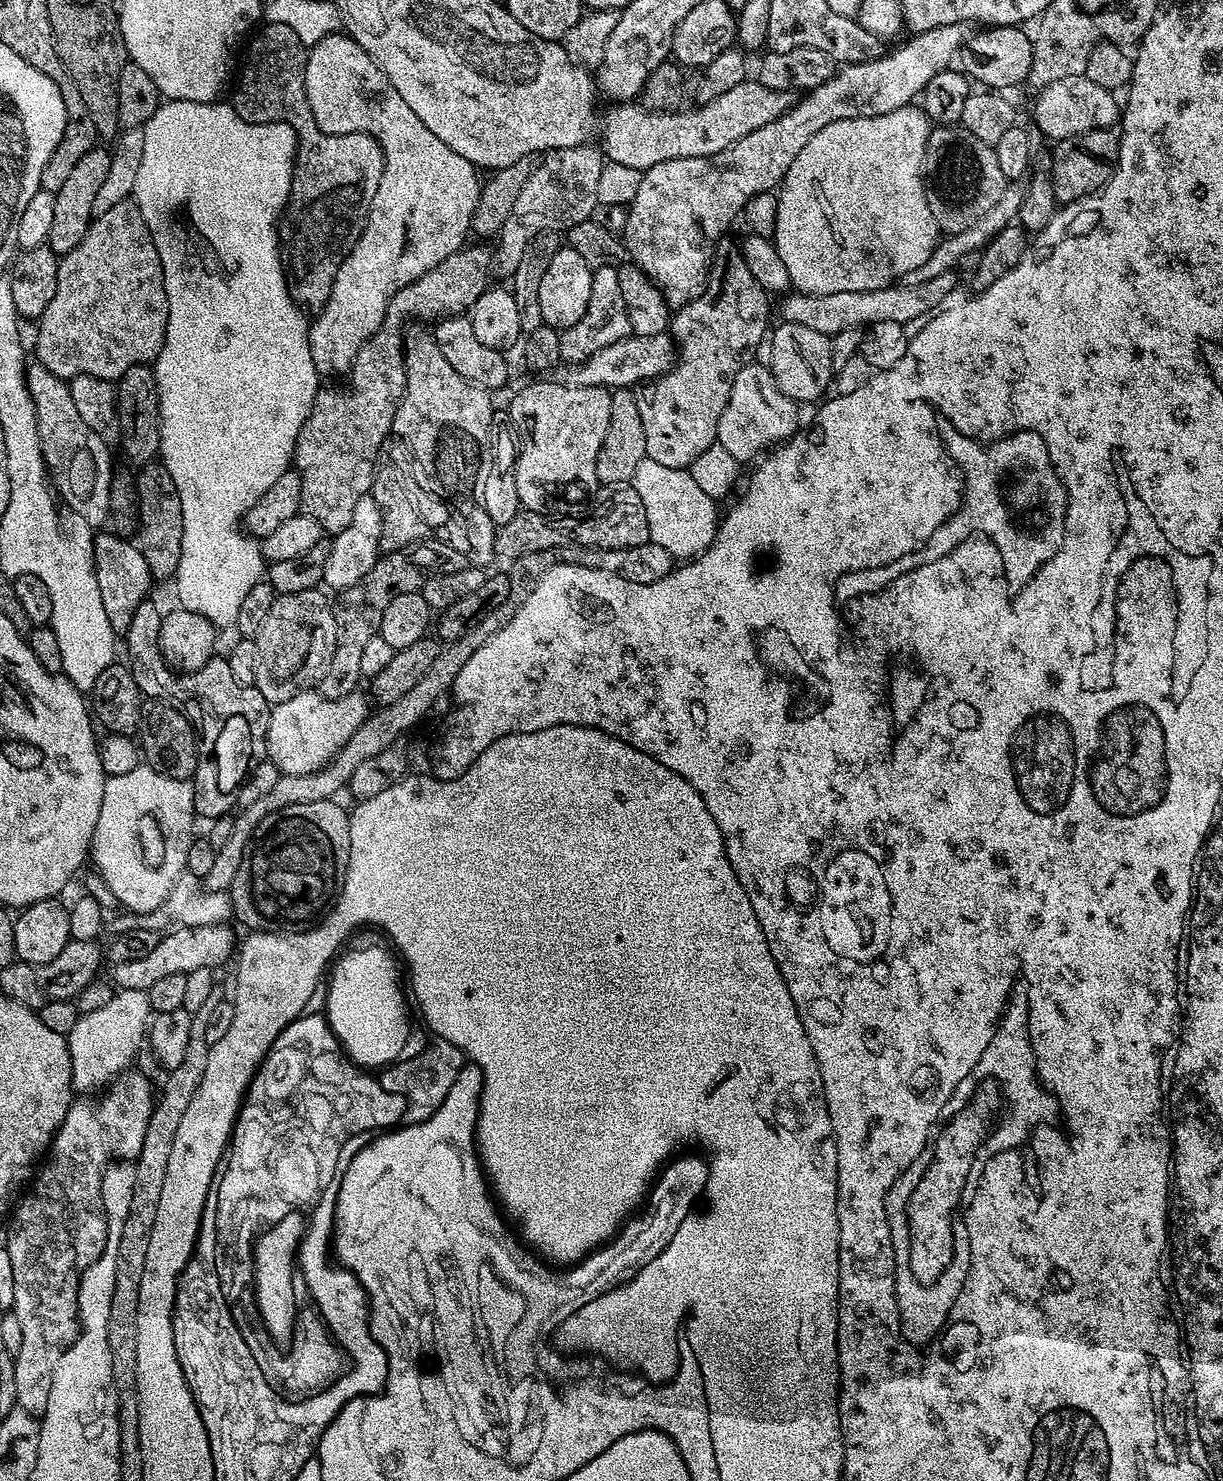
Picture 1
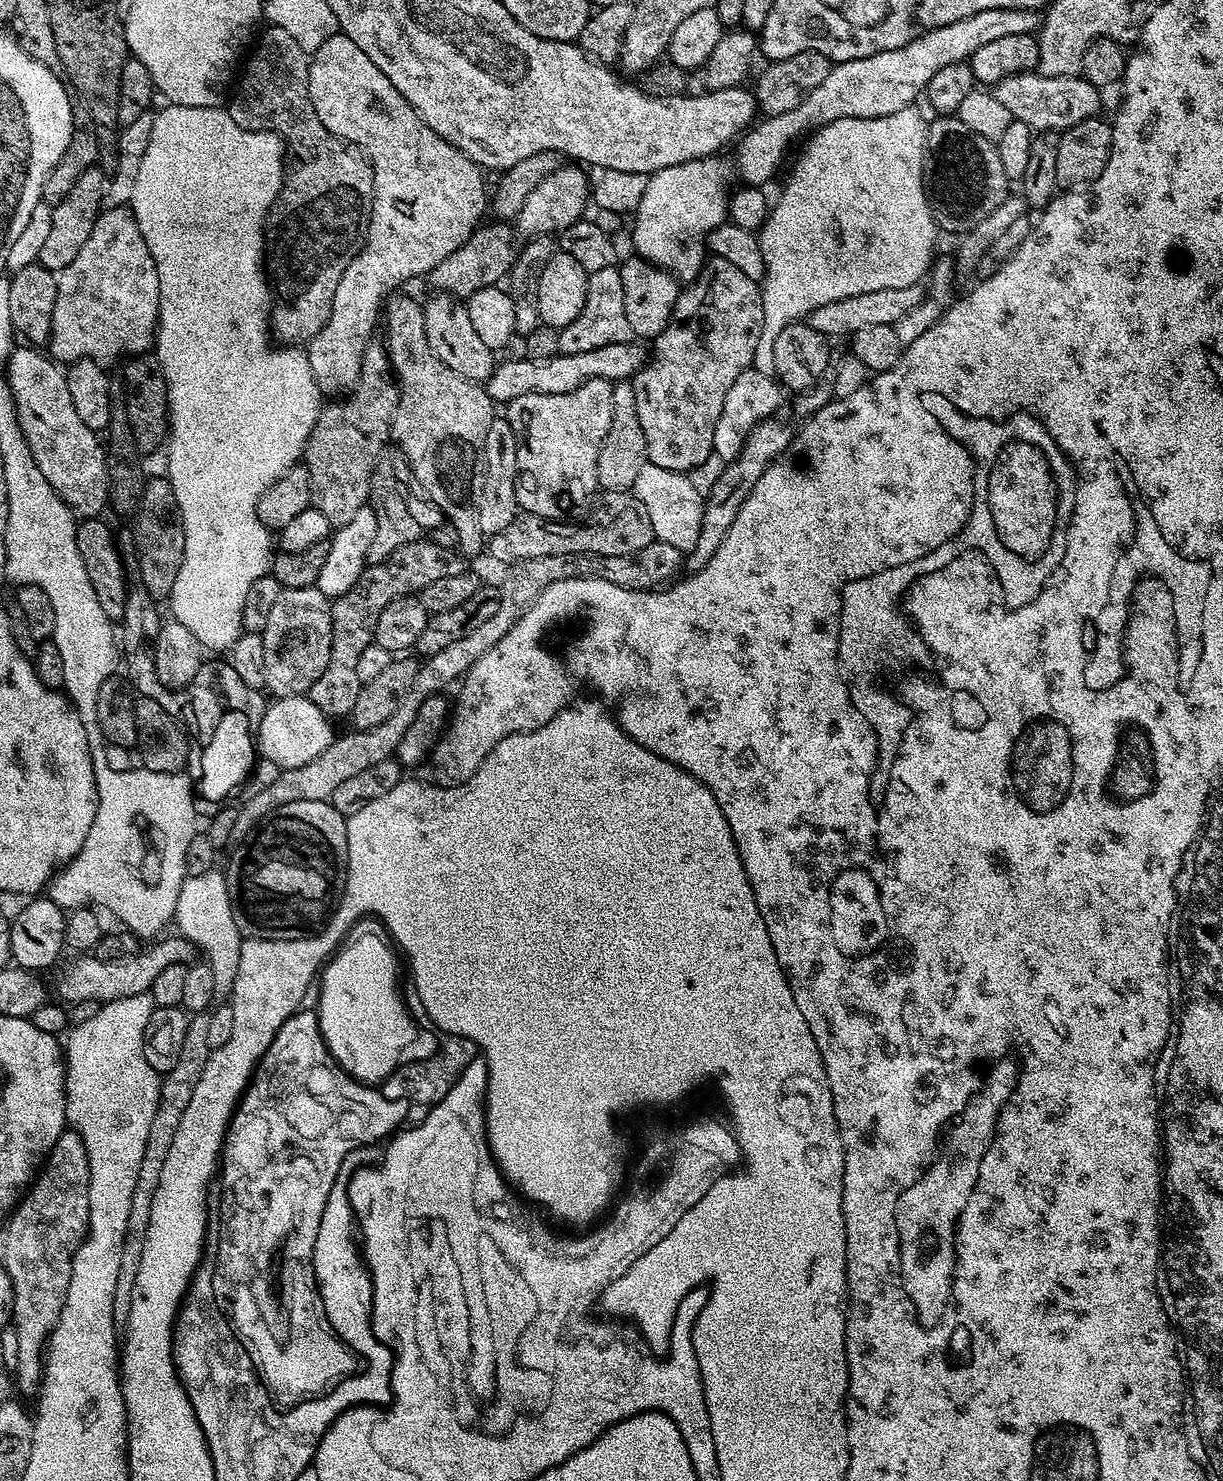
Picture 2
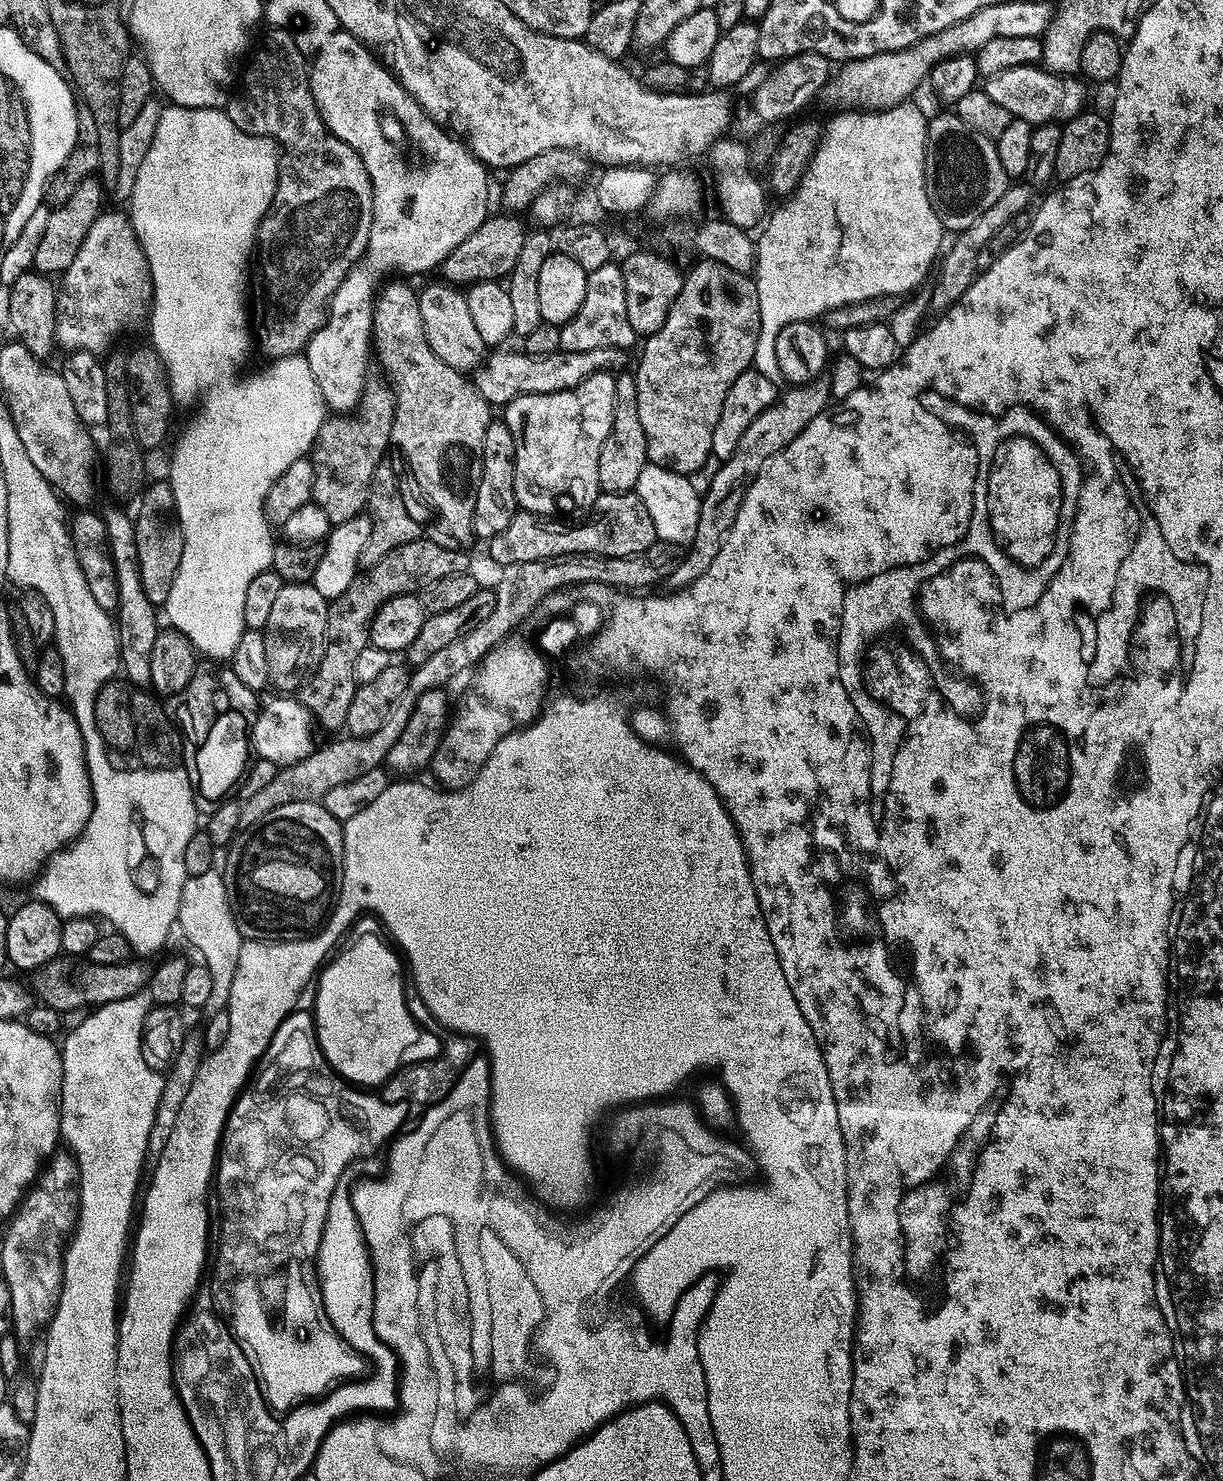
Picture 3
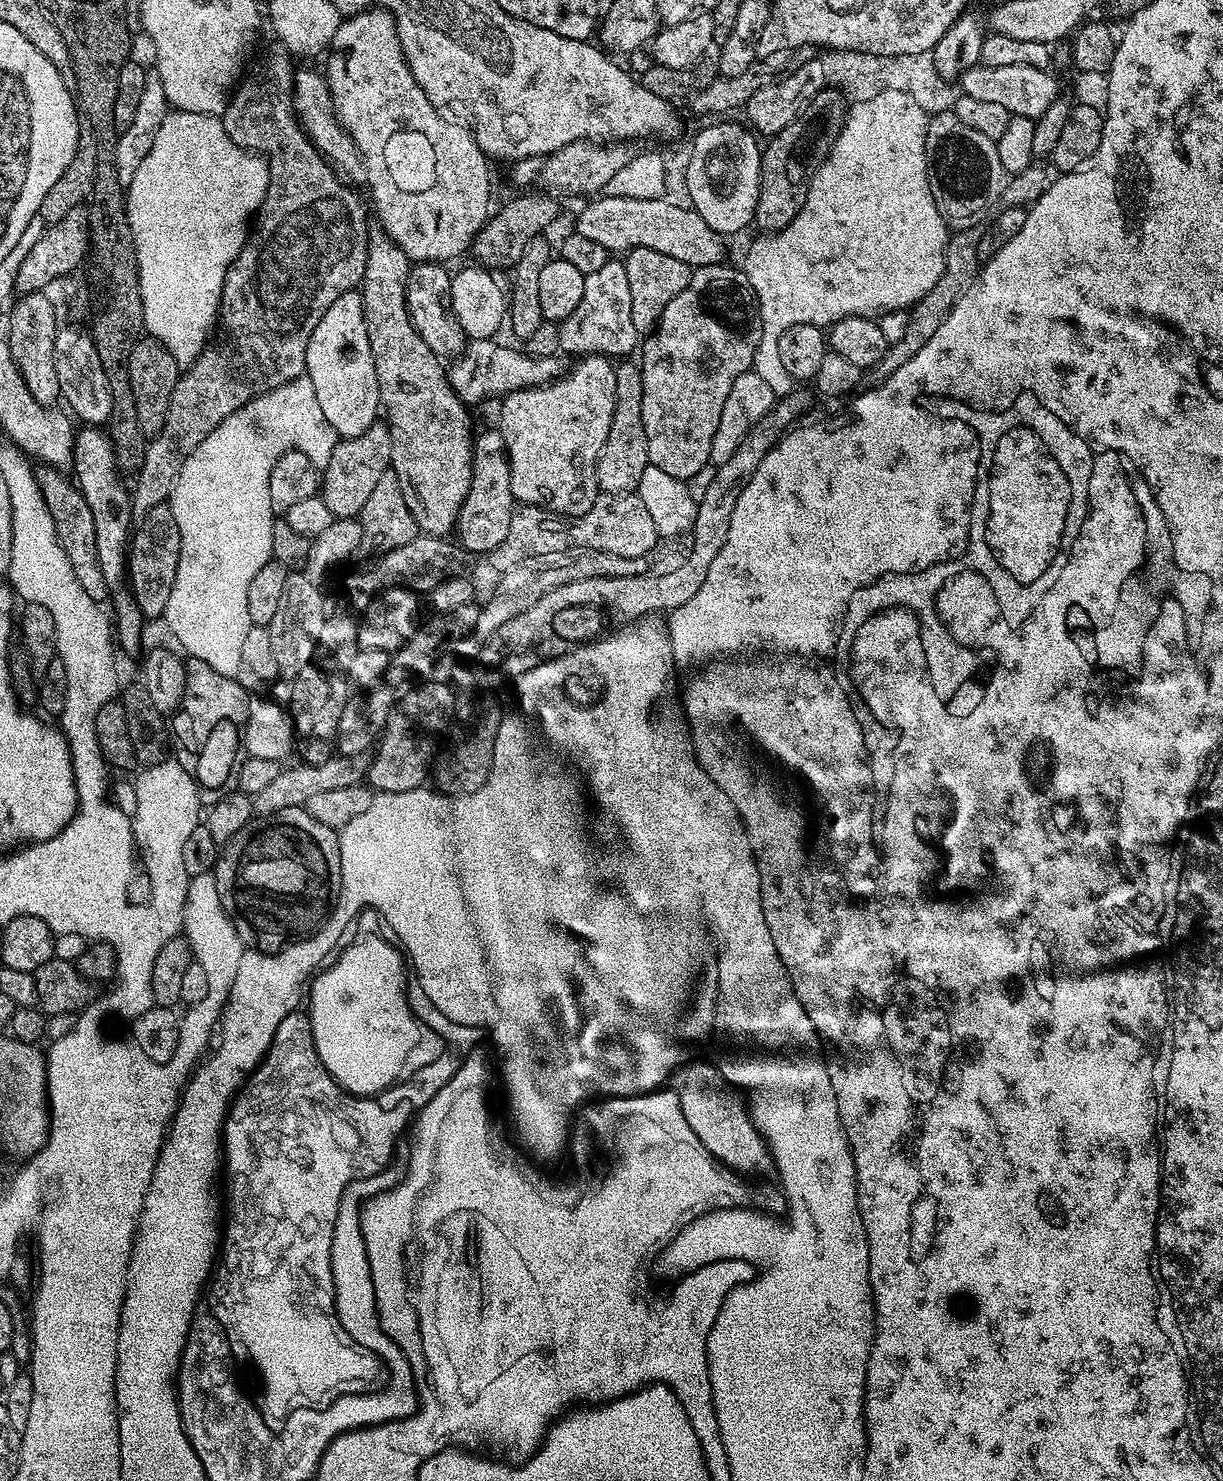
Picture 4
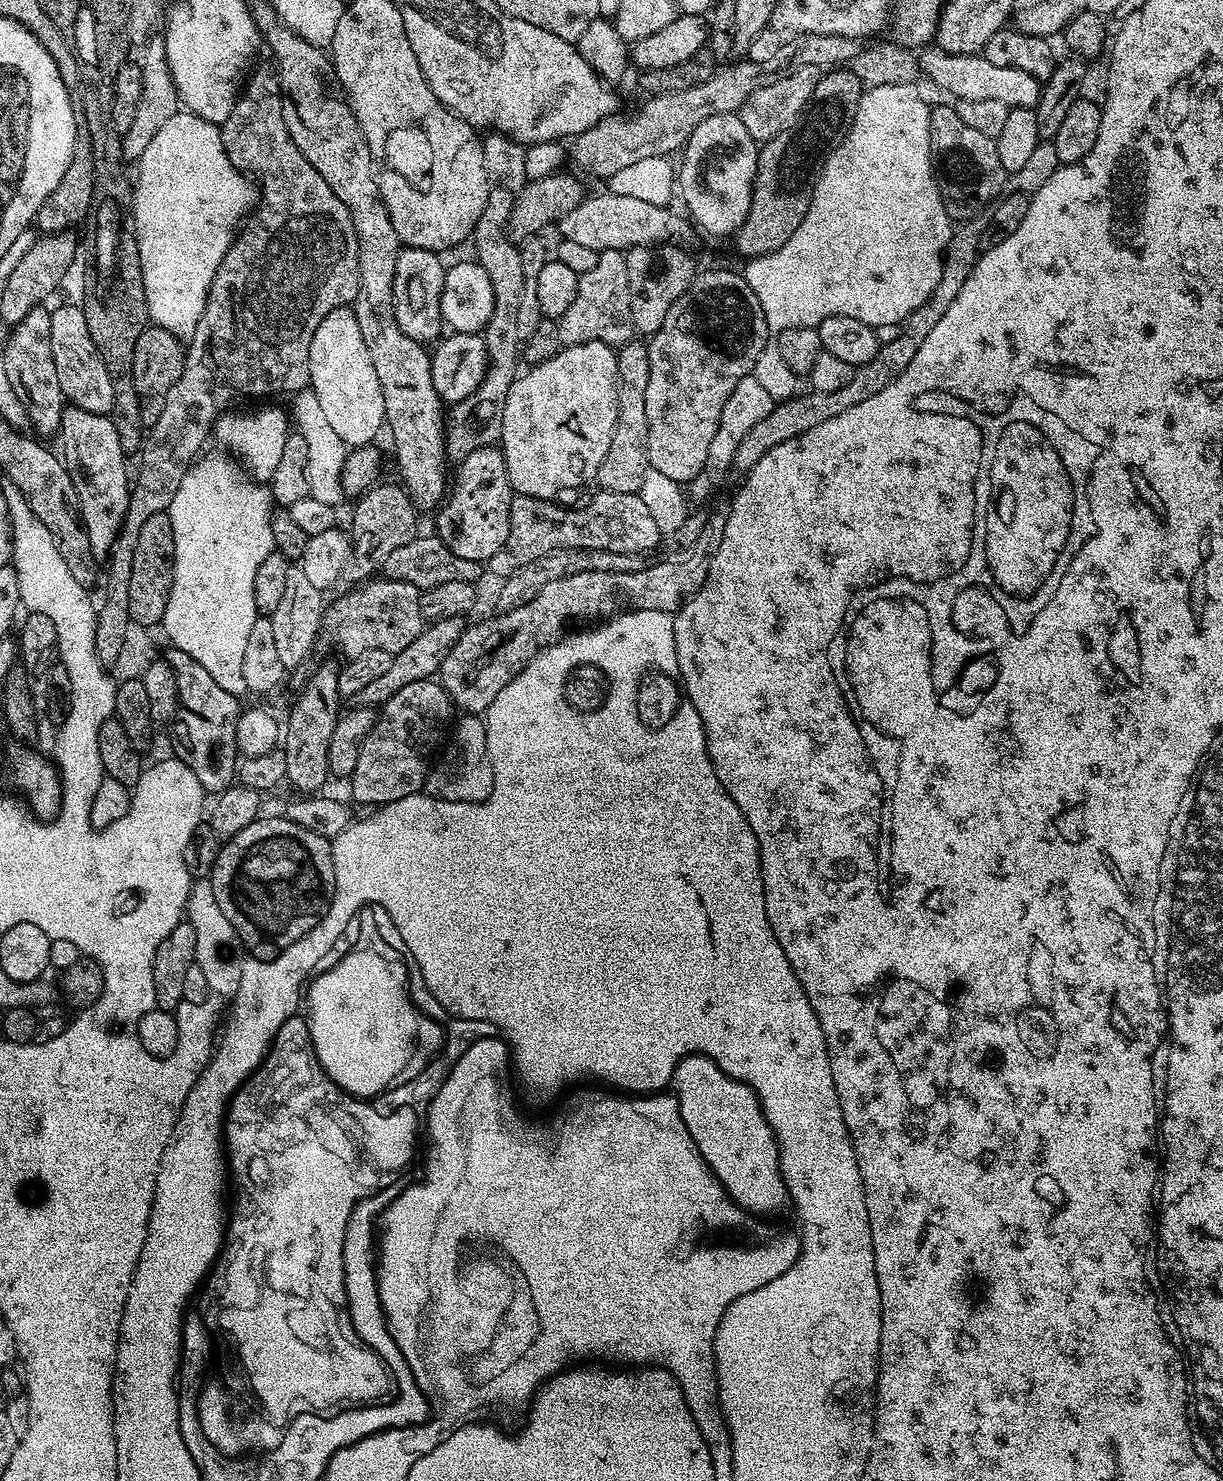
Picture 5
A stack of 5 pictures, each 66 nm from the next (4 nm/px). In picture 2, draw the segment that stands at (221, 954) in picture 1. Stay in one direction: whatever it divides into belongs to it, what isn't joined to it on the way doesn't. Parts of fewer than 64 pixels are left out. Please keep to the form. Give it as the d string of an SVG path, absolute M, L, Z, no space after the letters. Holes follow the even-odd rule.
M179 934L171 935L165 935L163 938L149 943L152 944L149 948L147 945L137 956L131 956L130 958L98 960L95 955L88 954L83 958L77 959L80 961L73 968L68 969L57 978L56 992L61 996L57 997L65 1005L69 1006L83 1002L86 999L107 1002L110 1000L121 1000L122 998L134 998L134 994L142 994L149 991L154 978L158 978L158 974L162 974L162 970L166 970L166 966L188 964L192 960L190 958L192 951L194 951L194 945L191 941L185 940Z

